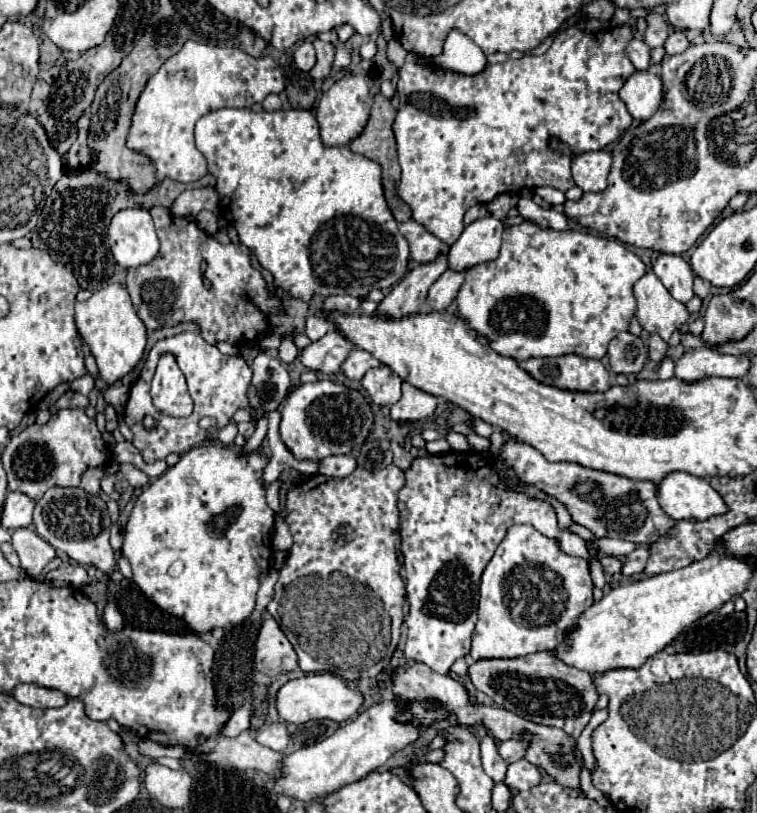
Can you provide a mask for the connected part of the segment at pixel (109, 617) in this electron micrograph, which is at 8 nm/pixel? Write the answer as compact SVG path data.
M108 600L108 602L106 602L106 608L104 608L104 622L106 622L106 626L112 628L112 630L124 626L124 624L122 624L122 614L120 614L120 610L118 610L118 606L116 606L114 600Z

